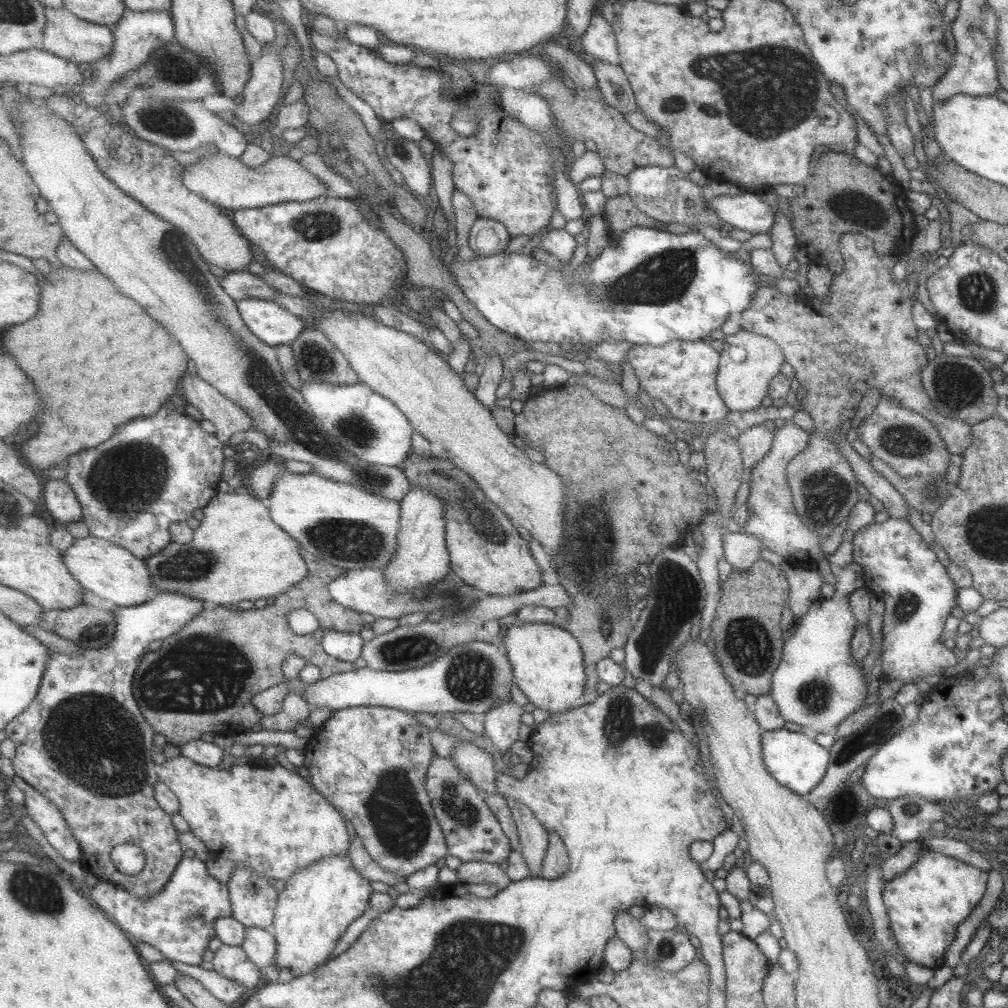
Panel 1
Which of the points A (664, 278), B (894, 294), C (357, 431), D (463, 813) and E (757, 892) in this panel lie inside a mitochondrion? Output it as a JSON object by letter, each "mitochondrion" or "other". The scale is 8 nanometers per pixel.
{"A":"mitochondrion","B":"other","C":"mitochondrion","D":"mitochondrion","E":"other"}

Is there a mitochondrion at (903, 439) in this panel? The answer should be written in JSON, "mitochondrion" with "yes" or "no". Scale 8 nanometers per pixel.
{"mitochondrion":"yes"}

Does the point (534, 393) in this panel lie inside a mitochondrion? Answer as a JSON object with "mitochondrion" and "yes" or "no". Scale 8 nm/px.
{"mitochondrion":"no"}

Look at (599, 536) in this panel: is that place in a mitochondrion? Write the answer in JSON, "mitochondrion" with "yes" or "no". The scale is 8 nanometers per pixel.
{"mitochondrion":"yes"}

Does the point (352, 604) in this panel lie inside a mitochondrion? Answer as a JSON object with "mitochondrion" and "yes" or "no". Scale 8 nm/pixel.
{"mitochondrion":"no"}

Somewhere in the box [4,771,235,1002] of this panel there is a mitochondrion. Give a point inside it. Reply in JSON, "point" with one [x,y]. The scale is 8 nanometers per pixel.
{"point":[38,891]}

